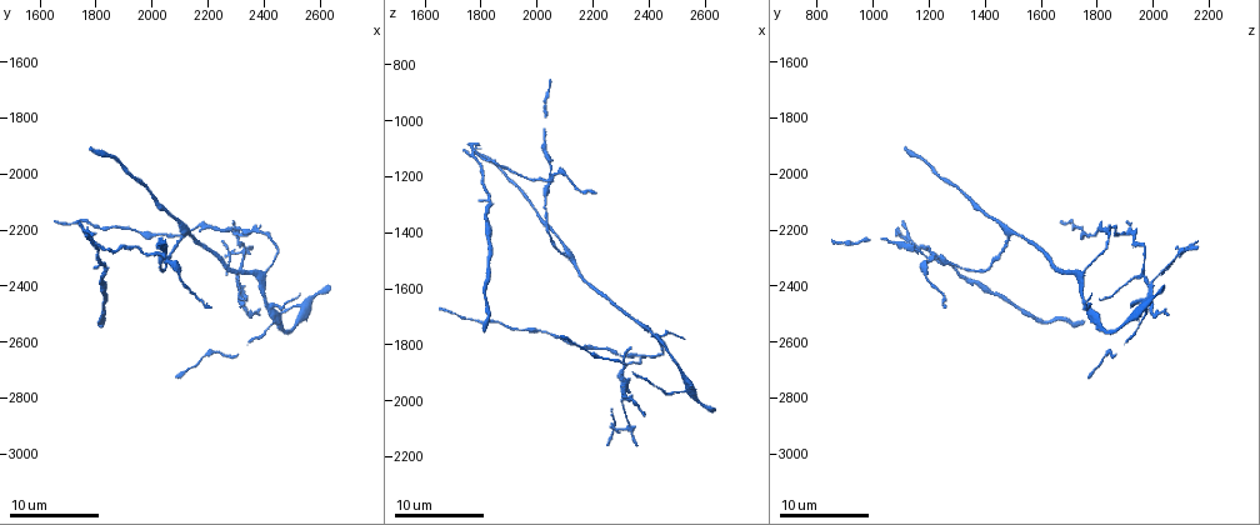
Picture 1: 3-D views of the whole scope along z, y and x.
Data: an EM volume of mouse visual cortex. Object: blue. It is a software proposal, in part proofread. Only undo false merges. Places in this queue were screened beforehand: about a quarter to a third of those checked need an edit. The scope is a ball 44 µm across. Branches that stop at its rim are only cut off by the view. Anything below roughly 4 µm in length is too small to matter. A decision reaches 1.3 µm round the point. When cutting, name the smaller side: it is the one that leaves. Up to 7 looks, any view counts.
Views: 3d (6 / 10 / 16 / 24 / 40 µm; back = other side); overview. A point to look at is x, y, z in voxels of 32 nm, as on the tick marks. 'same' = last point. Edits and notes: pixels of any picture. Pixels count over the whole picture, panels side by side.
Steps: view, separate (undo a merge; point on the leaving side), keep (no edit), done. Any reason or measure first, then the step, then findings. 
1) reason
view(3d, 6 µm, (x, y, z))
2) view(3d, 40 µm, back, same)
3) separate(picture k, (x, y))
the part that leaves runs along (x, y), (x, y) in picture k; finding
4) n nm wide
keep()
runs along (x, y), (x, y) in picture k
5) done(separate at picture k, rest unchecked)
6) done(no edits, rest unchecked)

view(3d, 16 µm, (2370, 2200, 1850))

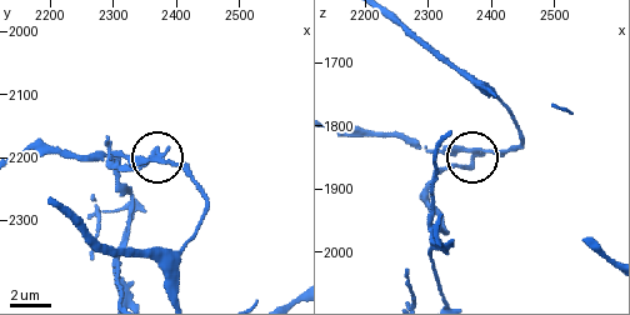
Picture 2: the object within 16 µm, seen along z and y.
side arm 21 µm; 3 arms
separate(picture 2, (453, 166))
two neurons meet here

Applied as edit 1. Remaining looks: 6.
view(overview)

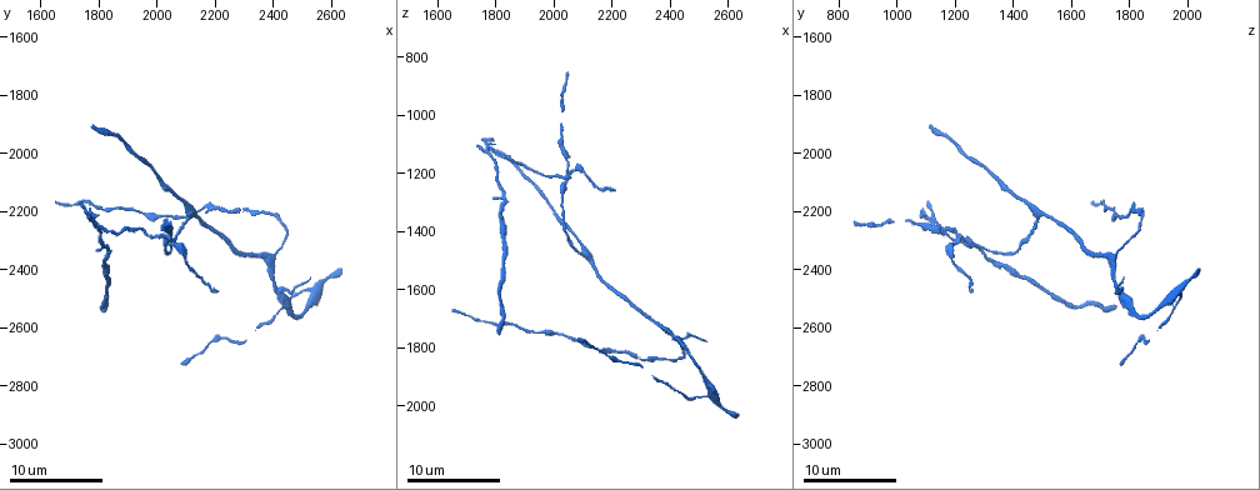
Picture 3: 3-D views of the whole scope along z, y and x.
three arms meet
view(3d, 10 µm, (2400, 2370, 1740))

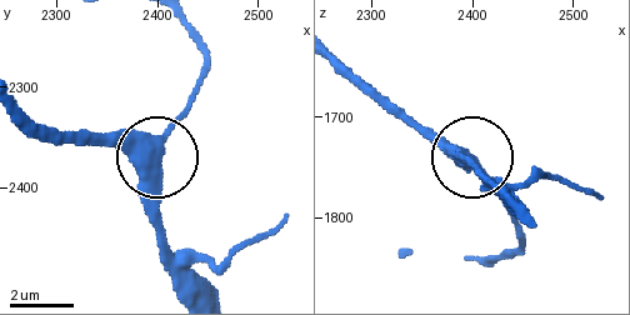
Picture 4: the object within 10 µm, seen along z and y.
view(3d, 6 µm, same)

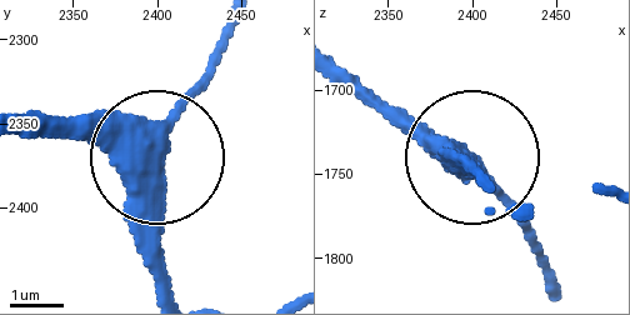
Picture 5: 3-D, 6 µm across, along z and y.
420 nm wide
keep()
runs along (26, 120), (93, 120), (146, 146), (160, 174), (160, 281) in picture 5; continuous, no second neuron

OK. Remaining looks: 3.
view(3d, 16 µm, (2110, 2230, 1490))

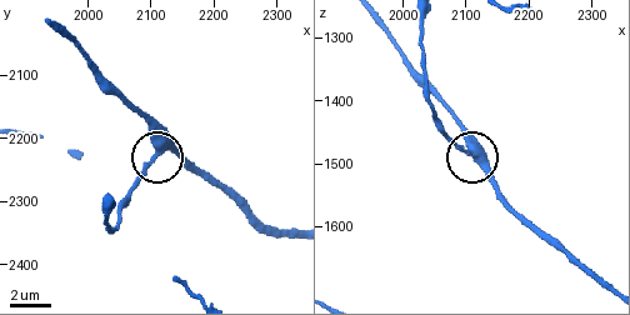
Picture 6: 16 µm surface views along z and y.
view(3d, 16 µm, back, (2110, 2225, 1485))

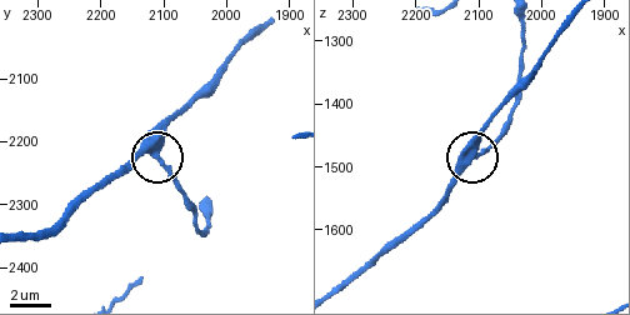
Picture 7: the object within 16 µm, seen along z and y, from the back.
380 nm wide
keep()
continuous, no second neuron

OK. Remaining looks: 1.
small branch off a trunk
view(3d, 16 µm, (2030, 2280, 1220))

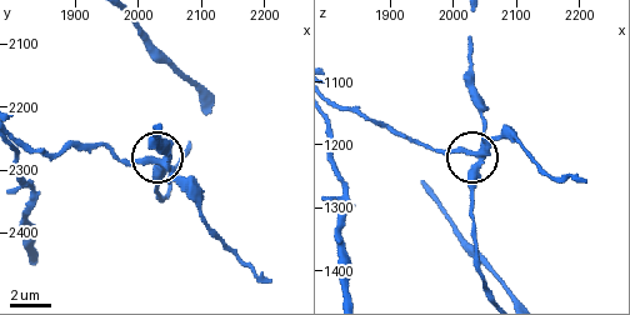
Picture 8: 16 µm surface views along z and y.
310 nm wide
separate(picture 8, (138, 164))
the part that leaves runs along (483, 153), (444, 153), (339, 108) in picture 8; two neurons meet here

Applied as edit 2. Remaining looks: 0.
done(separate at picture 2, separate at picture 8, rest unchecked)

